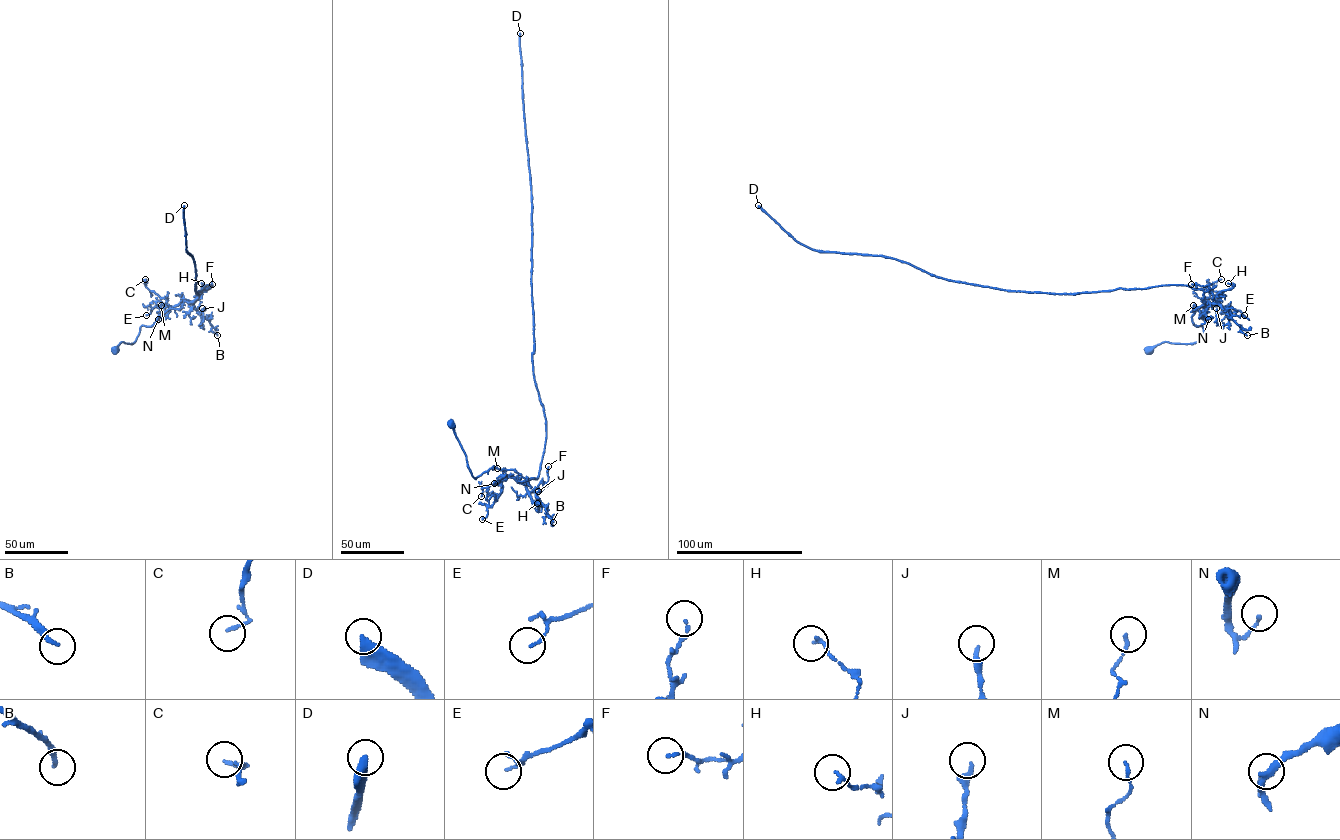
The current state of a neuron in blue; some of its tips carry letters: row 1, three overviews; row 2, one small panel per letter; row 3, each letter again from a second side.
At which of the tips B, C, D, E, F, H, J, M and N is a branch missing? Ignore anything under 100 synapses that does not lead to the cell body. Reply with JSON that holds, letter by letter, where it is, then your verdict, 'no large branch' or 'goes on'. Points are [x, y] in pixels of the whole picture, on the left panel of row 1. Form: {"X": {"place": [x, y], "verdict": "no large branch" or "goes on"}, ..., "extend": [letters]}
{"B": {"place": [217, 335], "verdict": "no large branch"}, "C": {"place": [145, 279], "verdict": "no large branch"}, "D": {"place": [184, 205], "verdict": "goes on"}, "E": {"place": [146, 315], "verdict": "no large branch"}, "F": {"place": [212, 284], "verdict": "no large branch"}, "H": {"place": [201, 283], "verdict": "no large branch"}, "J": {"place": [202, 308], "verdict": "no large branch"}, "M": {"place": [161, 305], "verdict": "no large branch"}, "N": {"place": [158, 319], "verdict": "no large branch"}, "extend": ["D"]}

